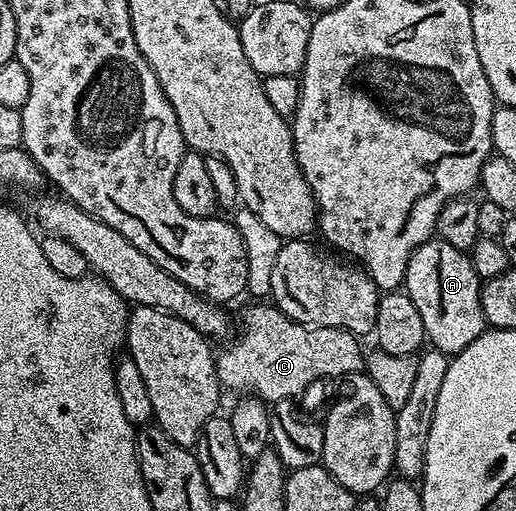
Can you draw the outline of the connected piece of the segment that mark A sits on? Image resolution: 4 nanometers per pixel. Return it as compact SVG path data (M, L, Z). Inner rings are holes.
M431 238L411 254L403 288L411 302L415 302L419 318L423 318L425 339L432 347L446 354L456 354L471 346L471 342L486 331L481 305L482 283L468 255L462 249L451 246L451 242Z

